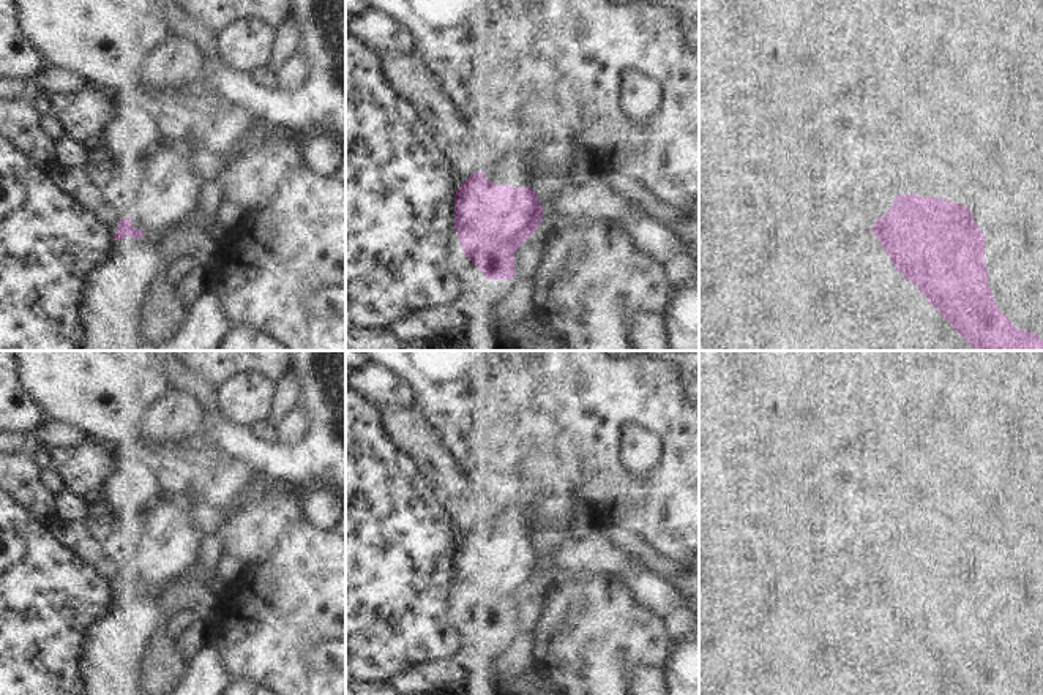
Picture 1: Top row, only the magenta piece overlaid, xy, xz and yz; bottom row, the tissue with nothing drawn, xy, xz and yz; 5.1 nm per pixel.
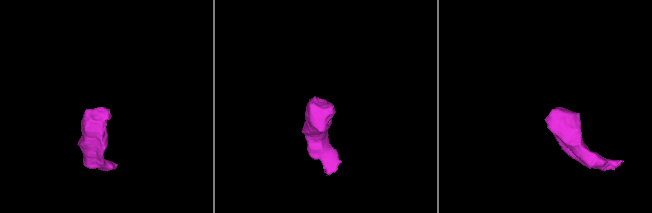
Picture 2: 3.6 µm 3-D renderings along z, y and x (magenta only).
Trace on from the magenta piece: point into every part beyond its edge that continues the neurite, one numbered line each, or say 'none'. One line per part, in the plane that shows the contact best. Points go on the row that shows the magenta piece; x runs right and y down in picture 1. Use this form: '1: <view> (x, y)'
1: xz (513, 166).

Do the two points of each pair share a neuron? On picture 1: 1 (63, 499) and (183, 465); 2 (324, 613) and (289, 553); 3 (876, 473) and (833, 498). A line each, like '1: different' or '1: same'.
1: different
2: same
3: same

